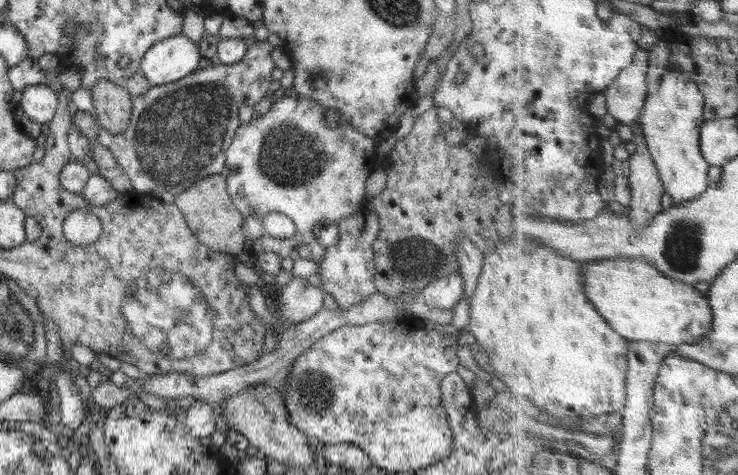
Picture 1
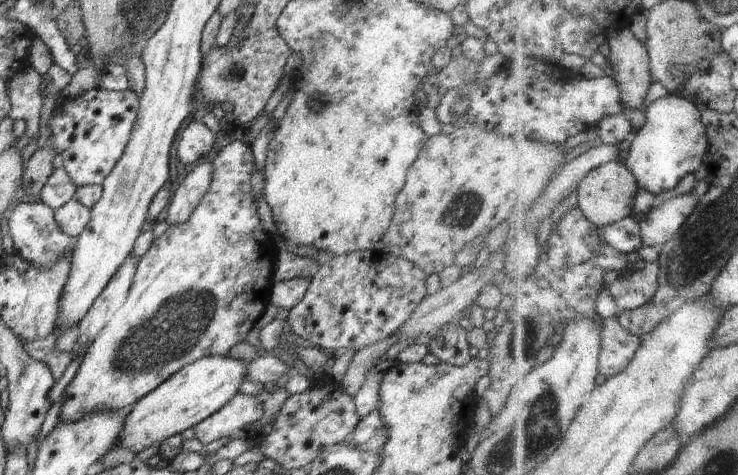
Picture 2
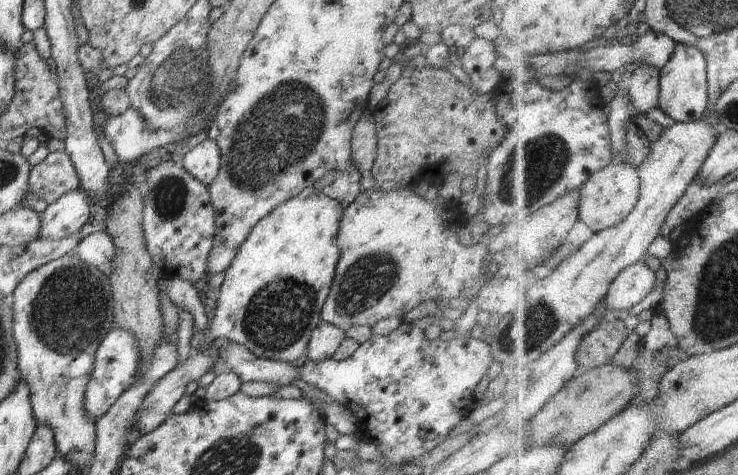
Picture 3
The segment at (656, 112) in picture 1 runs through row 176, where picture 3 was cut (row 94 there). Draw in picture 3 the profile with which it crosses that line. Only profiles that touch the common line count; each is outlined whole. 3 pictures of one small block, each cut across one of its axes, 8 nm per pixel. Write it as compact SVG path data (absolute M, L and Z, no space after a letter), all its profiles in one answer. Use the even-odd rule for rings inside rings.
M679 43L672 60L663 70L661 108L678 123L702 121L711 104L709 94L709 62L700 47Z

